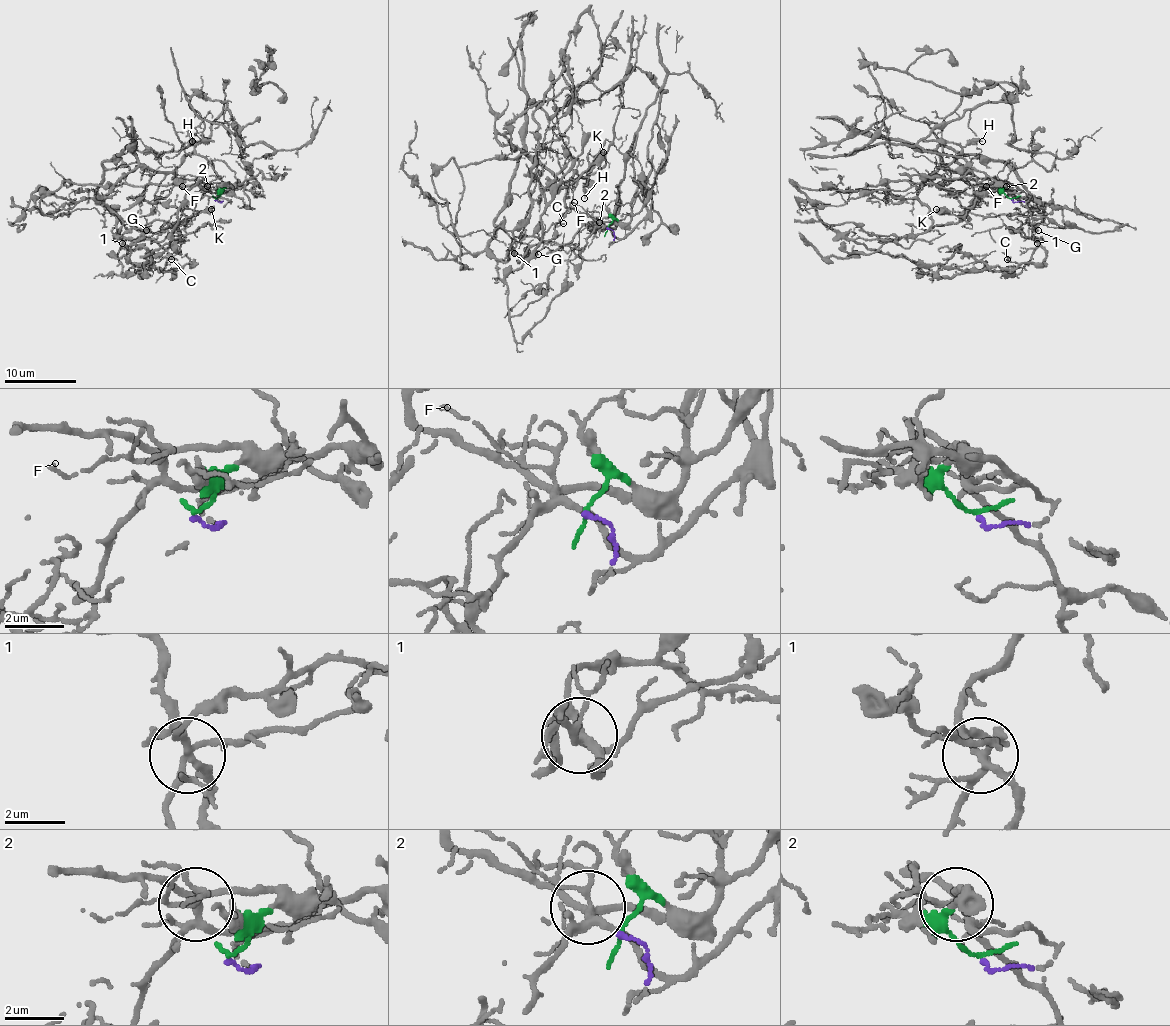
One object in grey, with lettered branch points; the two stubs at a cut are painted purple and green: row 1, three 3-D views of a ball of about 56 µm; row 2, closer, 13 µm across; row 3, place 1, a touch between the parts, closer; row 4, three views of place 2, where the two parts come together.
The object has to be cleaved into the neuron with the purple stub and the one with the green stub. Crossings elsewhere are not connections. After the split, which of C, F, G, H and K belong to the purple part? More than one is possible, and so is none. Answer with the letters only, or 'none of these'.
F

